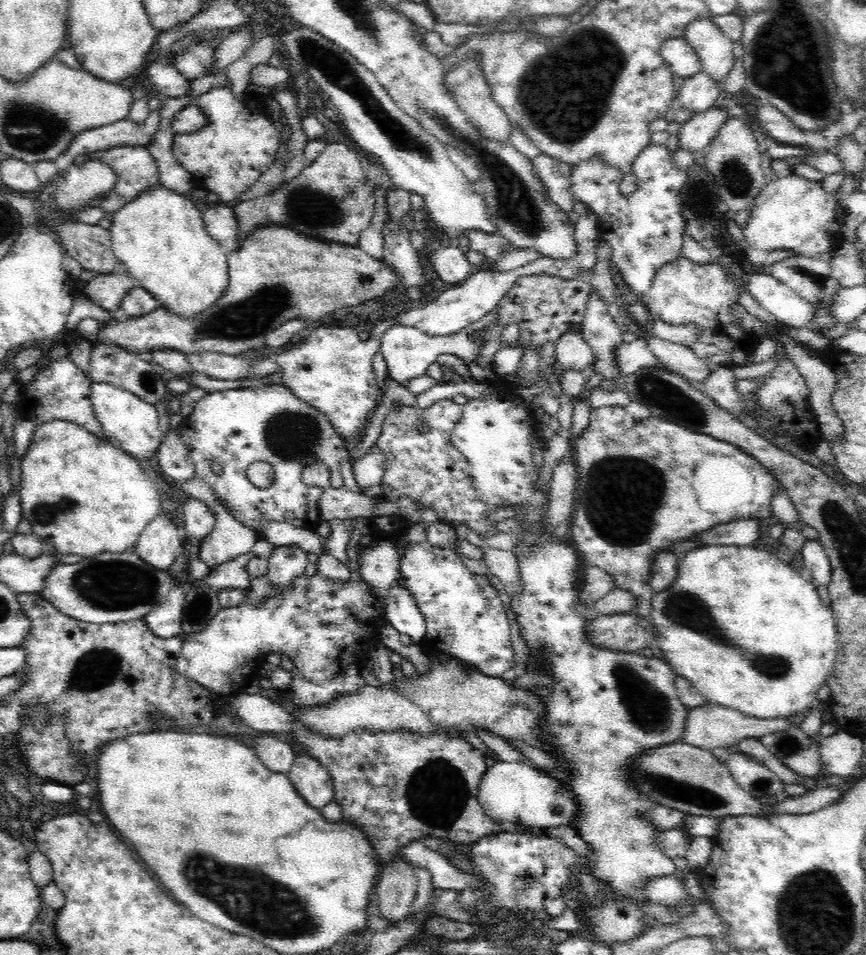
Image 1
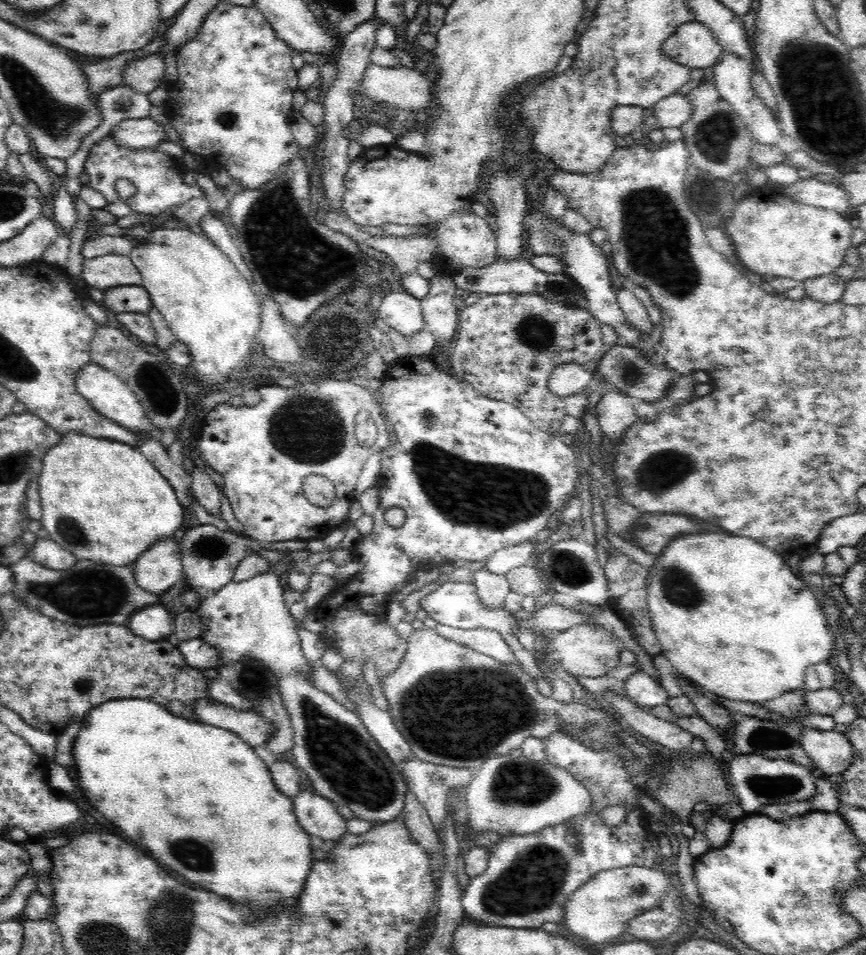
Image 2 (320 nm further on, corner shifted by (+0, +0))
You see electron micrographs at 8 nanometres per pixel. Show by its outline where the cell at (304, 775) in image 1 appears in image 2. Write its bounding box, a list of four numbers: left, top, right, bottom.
[293,791,347,842]

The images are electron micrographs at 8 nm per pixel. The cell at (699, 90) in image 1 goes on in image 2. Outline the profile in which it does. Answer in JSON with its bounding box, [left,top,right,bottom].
[654,95,694,128]

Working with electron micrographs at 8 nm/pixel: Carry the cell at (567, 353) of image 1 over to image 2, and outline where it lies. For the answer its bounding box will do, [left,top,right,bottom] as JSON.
[548,362,593,399]

